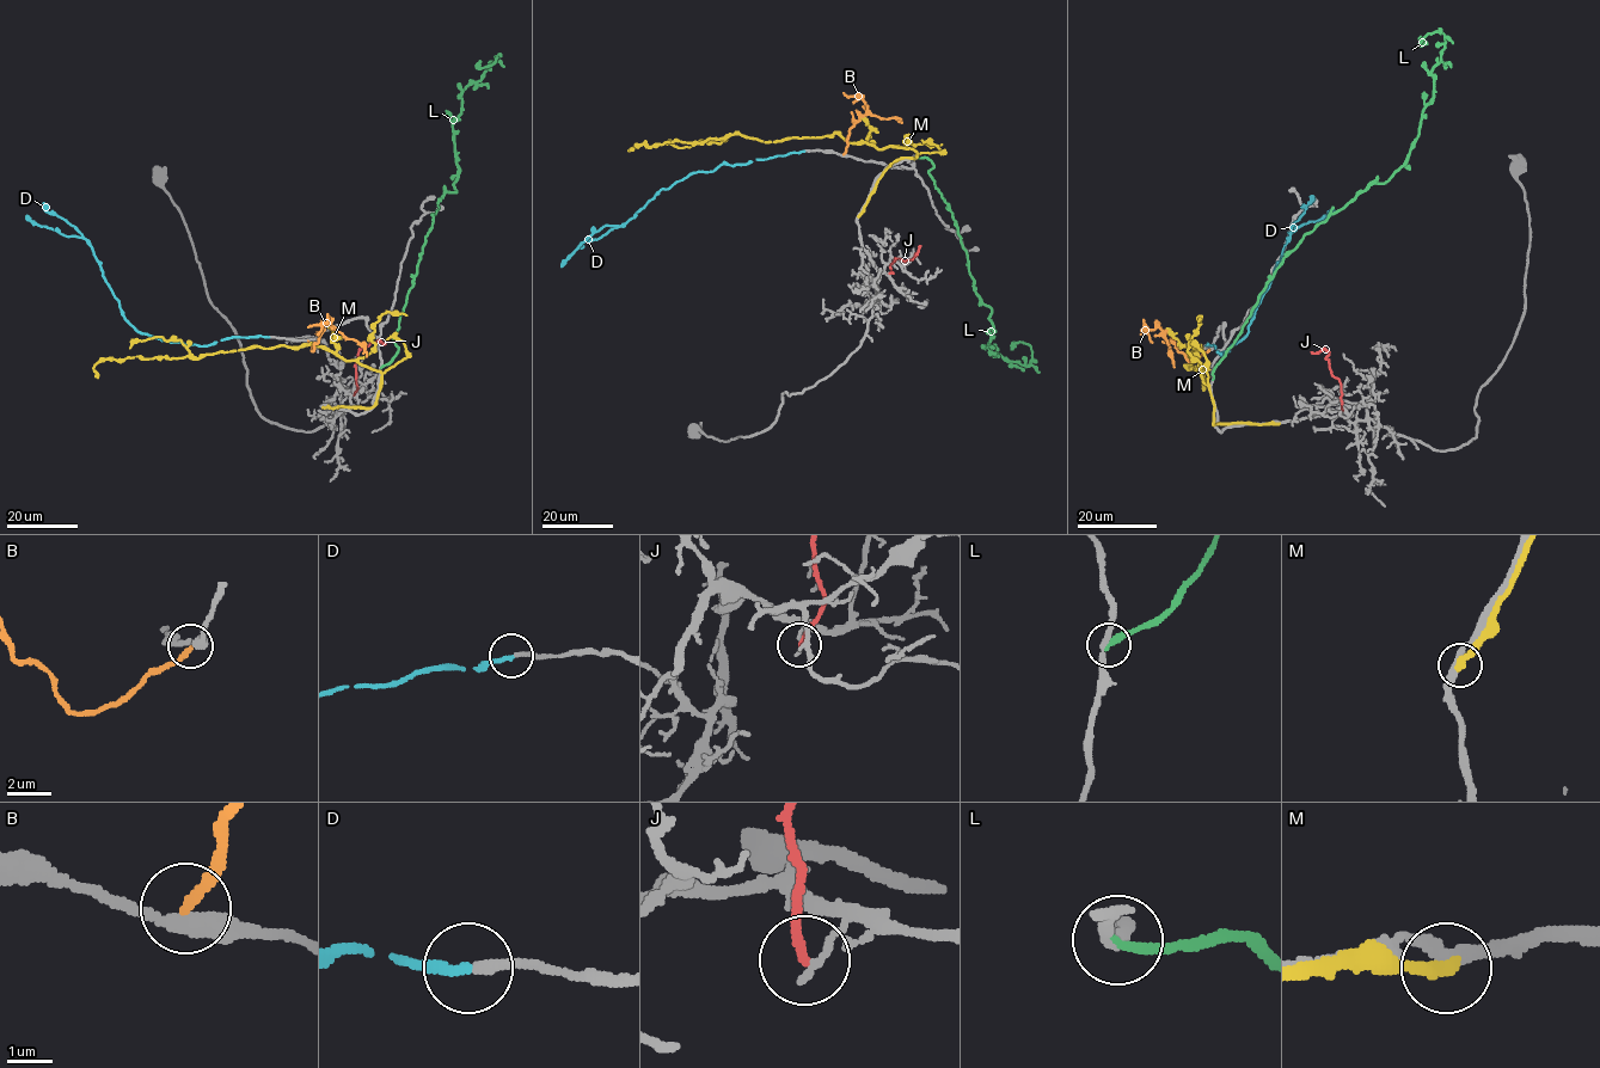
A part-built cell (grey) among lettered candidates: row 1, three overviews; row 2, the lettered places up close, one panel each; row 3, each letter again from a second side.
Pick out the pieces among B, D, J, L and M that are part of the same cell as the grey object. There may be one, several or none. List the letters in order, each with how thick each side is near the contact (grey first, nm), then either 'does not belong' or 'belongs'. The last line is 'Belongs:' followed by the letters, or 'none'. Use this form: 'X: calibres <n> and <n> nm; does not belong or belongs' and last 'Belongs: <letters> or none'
B: calibres 400 and 200 nm; does not belong
D: calibres 220 and 220 nm; belongs
J: calibres 120 and 170 nm; does not belong
L: calibres 240 and 240 nm; does not belong
M: calibres 280 and 320 nm; does not belong
Belongs: D

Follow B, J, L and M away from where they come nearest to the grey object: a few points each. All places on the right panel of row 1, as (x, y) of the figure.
B: (1209, 349), (1189, 361), (1165, 331), (1175, 367)
J: (1342, 410), (1341, 384), (1325, 358), (1329, 353), (1311, 351)
L: (1213, 379), (1282, 259), (1404, 163), (1445, 43), (1442, 32), (1428, 32), (1421, 44), (1420, 36)
M: (1279, 423), (1212, 423), (1203, 370), (1196, 354), (1188, 354), (1196, 361), (1187, 367), (1201, 370), (1203, 391)

